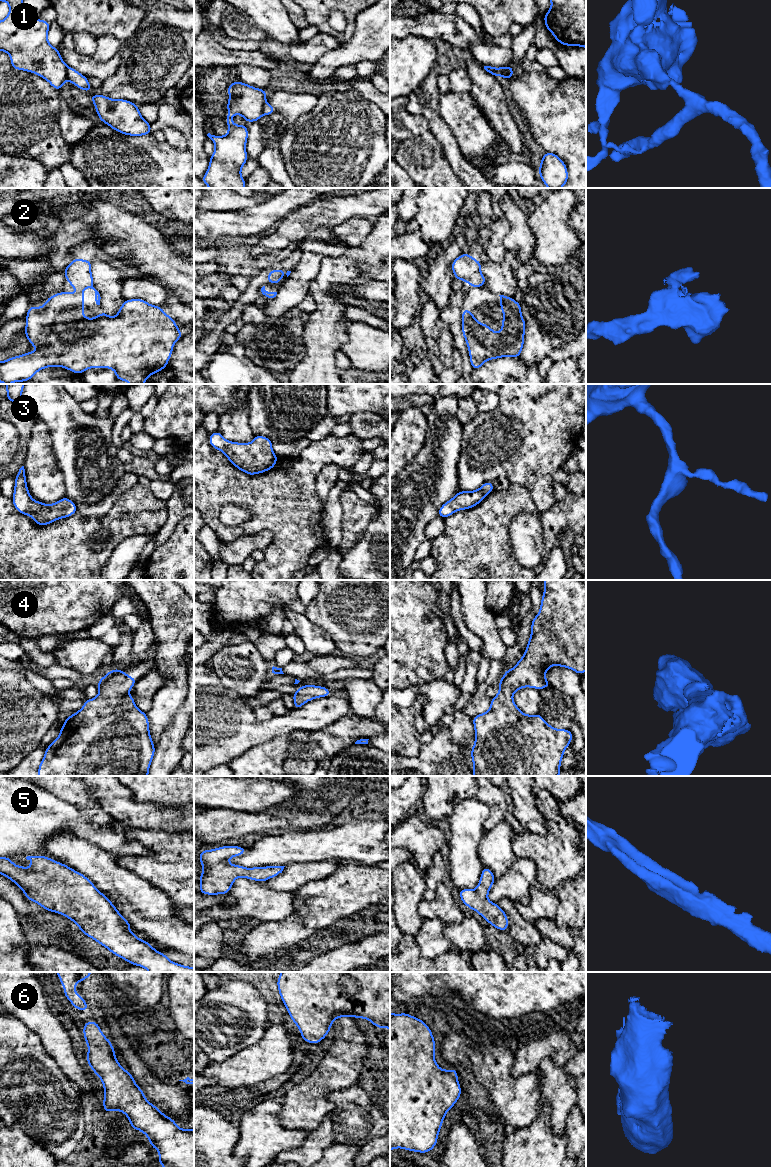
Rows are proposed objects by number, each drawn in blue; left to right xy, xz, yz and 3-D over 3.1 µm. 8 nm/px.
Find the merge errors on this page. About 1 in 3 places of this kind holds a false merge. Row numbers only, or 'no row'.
1, 2

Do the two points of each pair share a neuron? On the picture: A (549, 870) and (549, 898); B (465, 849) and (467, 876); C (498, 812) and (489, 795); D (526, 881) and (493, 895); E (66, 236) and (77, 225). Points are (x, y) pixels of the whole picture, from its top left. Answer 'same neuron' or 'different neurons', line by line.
A: different neurons
B: same neuron
C: same neuron
D: same neuron
E: same neuron

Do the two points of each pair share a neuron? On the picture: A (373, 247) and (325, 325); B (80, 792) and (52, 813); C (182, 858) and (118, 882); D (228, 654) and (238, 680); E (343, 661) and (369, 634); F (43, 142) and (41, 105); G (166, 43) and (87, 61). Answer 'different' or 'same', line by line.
A: same
B: different
C: different
D: same
E: different
F: same
G: different

